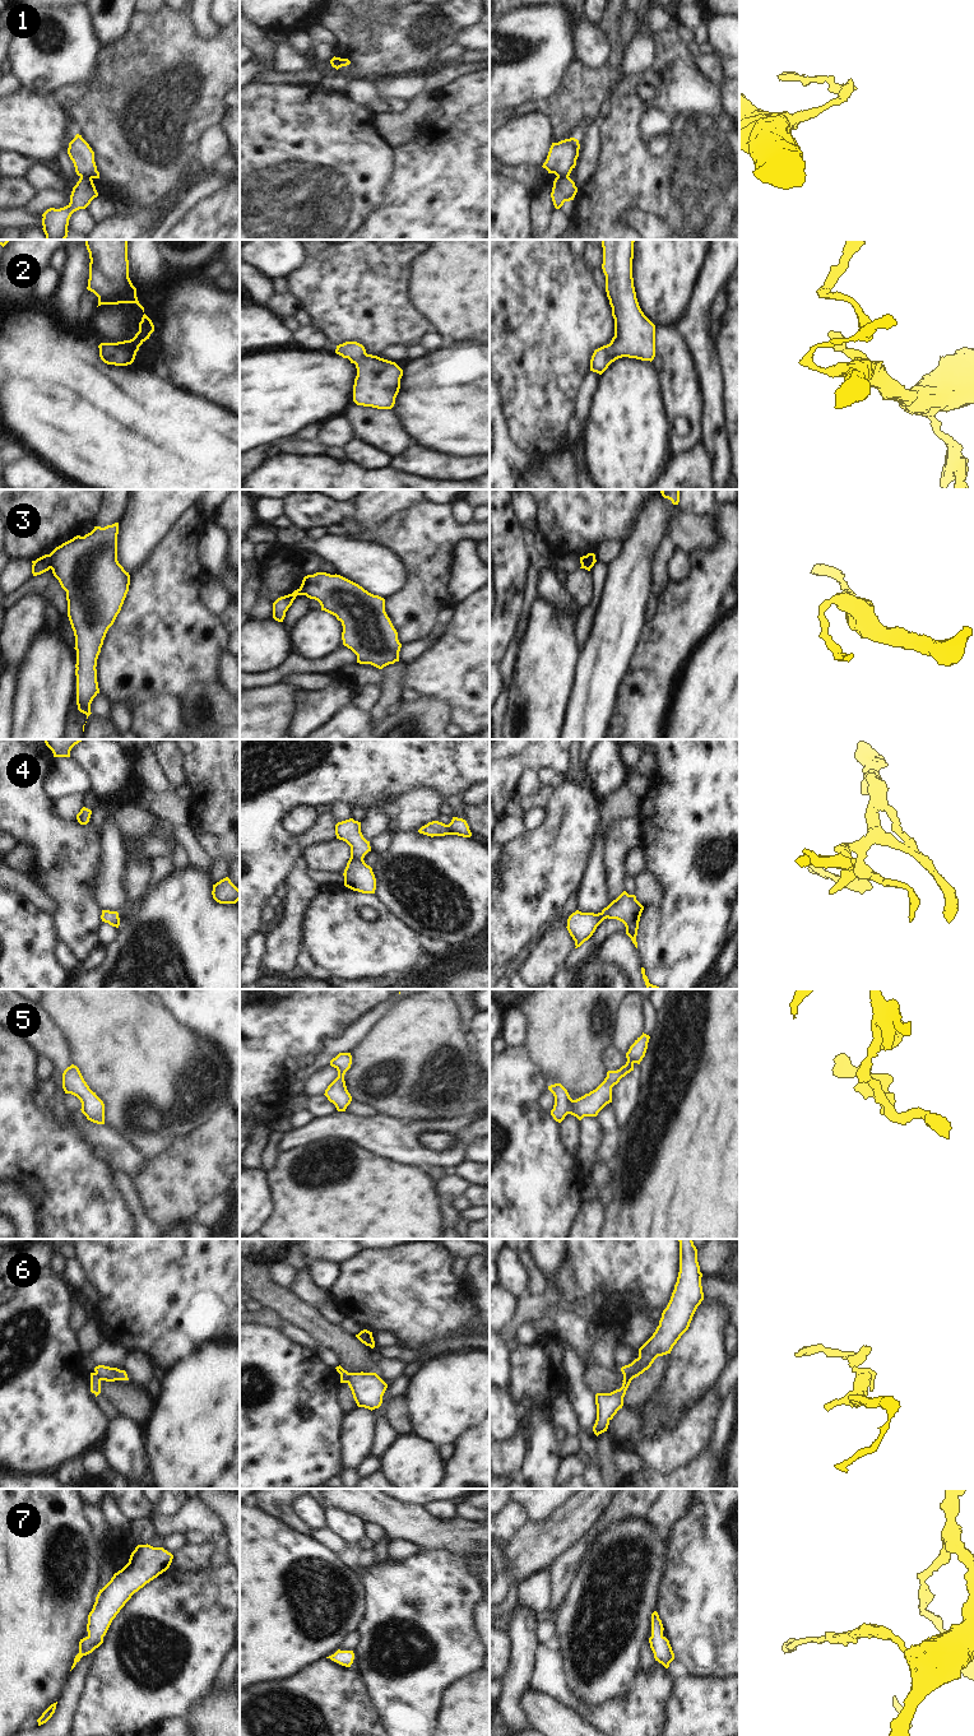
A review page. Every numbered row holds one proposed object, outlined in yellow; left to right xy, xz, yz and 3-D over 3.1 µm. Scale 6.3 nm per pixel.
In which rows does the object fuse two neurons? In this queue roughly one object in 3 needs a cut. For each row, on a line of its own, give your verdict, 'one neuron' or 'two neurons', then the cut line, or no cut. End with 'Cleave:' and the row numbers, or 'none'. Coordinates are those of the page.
1: two neurons; cut xy (80, 176), (91, 179)
2: one neuron; cut none
3: two neurons; cut xy (49, 555), (50, 567)
4: one neuron; cut none
5: one neuron; cut none
6: two neurons; cut xz (349, 1373), (346, 1382)
7: one neuron; cut none
Cleave: 1, 3, 6

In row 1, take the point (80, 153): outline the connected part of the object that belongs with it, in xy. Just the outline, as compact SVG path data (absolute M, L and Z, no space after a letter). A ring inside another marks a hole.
M76 134L69 143L68 154L74 163L75 172L80 177L99 178L99 172L94 162L94 152L89 144Z

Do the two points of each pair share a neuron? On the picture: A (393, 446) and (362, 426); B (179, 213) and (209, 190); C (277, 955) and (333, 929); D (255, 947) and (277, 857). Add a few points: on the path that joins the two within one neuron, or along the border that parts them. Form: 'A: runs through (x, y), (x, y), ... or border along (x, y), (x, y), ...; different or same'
A: runs through (385, 439), (370, 426); same
B: runs through (186, 205), (202, 190); same
C: border along (305, 914), (301, 943); different
D: border along (258, 931), (253, 934); different

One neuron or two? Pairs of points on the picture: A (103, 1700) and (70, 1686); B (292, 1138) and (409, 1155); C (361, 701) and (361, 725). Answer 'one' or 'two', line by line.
A: two
B: one
C: two

